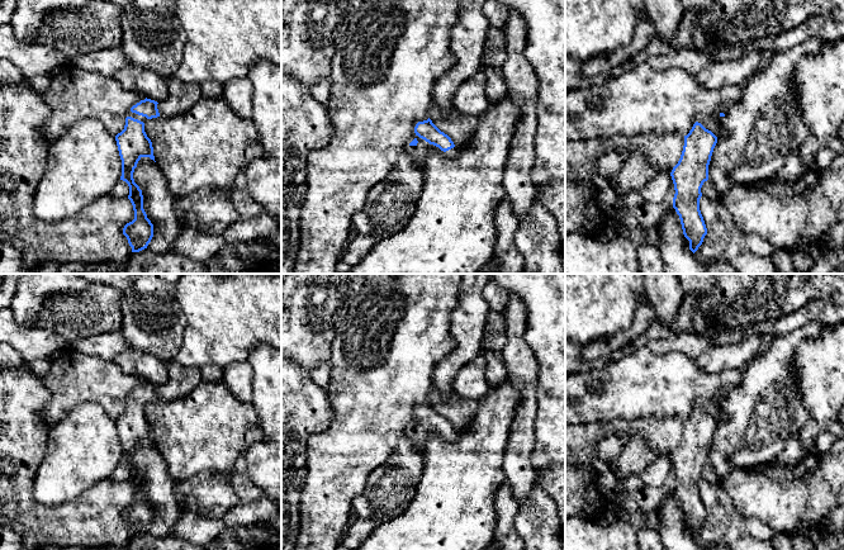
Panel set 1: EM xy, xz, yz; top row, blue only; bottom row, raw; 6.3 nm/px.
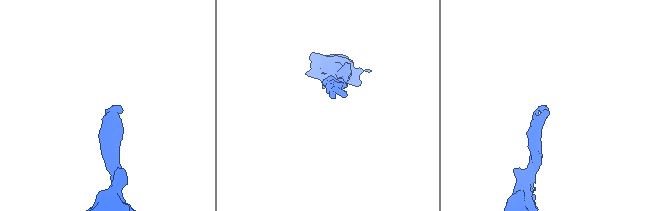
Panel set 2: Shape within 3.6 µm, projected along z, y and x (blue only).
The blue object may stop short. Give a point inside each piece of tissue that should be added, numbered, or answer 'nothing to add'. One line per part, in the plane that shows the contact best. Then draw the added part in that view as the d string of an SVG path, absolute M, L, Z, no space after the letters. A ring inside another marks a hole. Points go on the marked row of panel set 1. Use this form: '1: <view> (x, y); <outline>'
1: xz (420, 152); M417 136L418 143L416 146L409 146L407 153L412 156L413 163L417 166L425 166L427 157L432 153L440 153L447 158L454 158L457 156L459 150L456 147L444 152L438 147L430 144L425 139Z

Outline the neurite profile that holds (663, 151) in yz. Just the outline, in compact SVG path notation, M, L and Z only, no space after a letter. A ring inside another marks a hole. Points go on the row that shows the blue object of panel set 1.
M648 134L629 138L615 136L611 139L565 139L565 181L591 182L602 189L603 176L596 162L606 153L616 152L626 160L635 152L640 153L659 172L672 172L678 163L684 146L684 136Z

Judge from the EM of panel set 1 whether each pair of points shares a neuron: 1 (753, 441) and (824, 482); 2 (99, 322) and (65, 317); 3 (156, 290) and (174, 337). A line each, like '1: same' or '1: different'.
1: different
2: same
3: same

